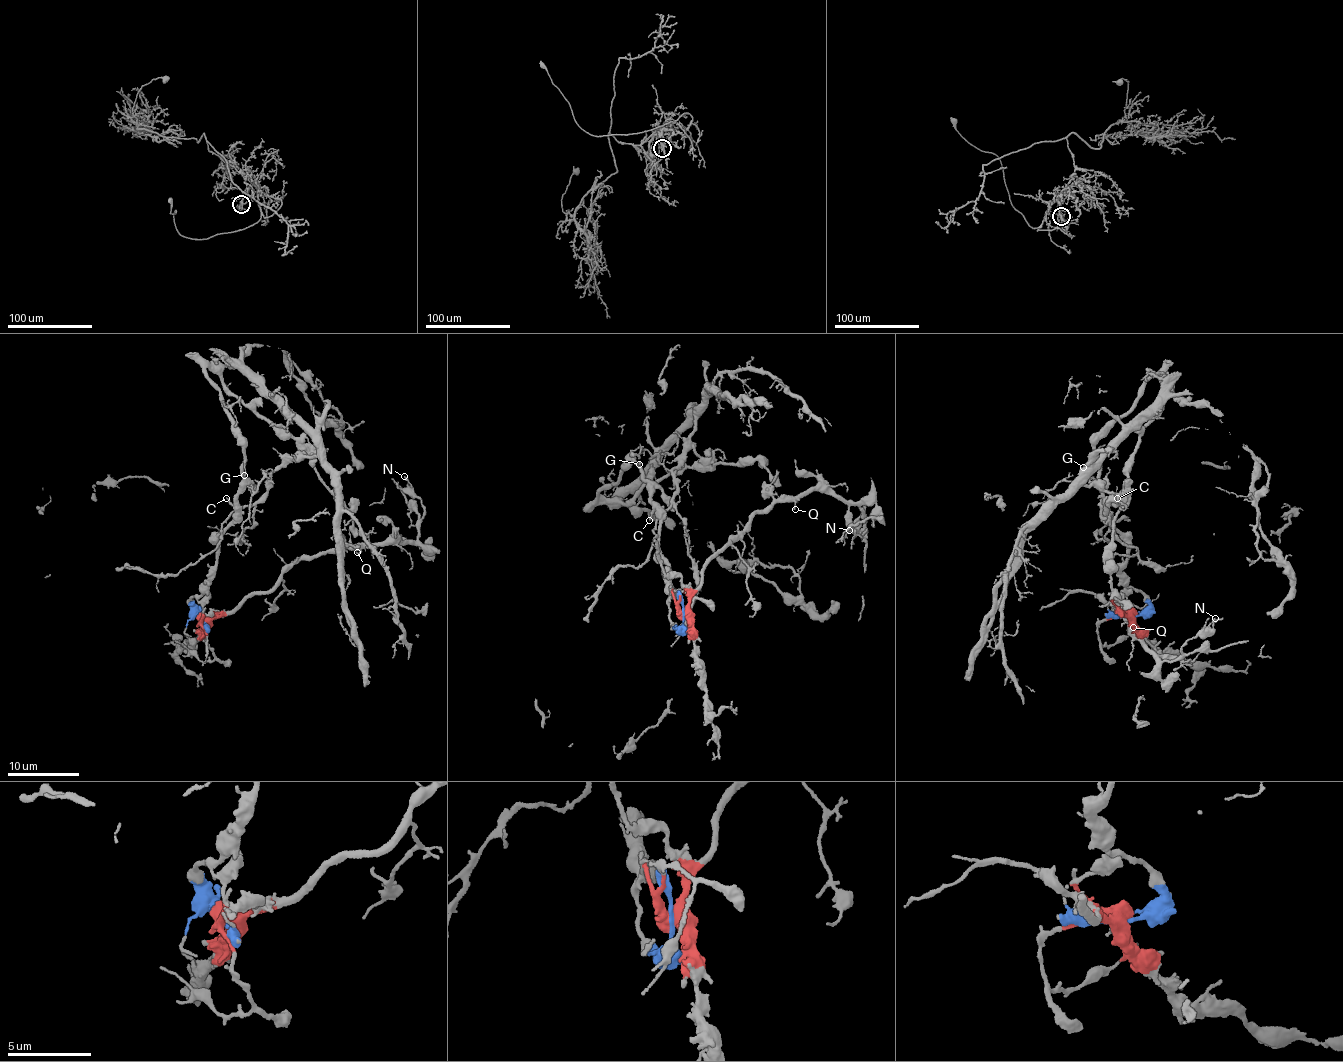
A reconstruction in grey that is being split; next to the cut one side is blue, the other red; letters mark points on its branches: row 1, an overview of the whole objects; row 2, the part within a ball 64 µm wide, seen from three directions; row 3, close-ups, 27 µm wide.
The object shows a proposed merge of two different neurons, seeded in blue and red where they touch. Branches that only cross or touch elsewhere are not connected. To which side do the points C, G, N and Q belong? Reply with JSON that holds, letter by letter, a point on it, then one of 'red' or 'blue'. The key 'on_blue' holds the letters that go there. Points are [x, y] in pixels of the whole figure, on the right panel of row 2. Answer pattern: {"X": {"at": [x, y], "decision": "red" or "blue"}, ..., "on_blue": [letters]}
{"C": {"at": [1117, 498], "decision": "blue"}, "G": {"at": [1083, 467], "decision": "blue"}, "N": {"at": [1215, 618], "decision": "red"}, "Q": {"at": [1133, 627], "decision": "red"}, "on_blue": ["C", "G"]}

